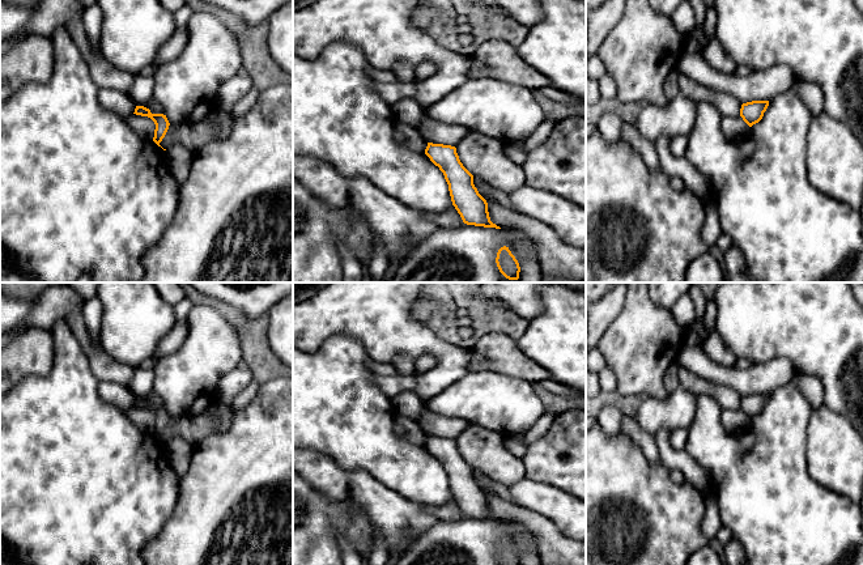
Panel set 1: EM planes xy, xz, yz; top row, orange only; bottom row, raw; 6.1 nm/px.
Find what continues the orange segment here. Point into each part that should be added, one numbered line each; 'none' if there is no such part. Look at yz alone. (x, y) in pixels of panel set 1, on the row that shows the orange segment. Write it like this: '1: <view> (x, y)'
none

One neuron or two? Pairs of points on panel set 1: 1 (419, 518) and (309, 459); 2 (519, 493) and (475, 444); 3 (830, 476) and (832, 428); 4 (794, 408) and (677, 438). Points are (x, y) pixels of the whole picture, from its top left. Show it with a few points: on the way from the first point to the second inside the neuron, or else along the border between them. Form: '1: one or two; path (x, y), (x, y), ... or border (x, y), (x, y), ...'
1: one; path (391, 515), (358, 487), (348, 480), (336, 480)
2: two; border (524, 476), (510, 488)
3: one; path (832, 464), (832, 440)
4: two; border (688, 429), (688, 437), (683, 449)

